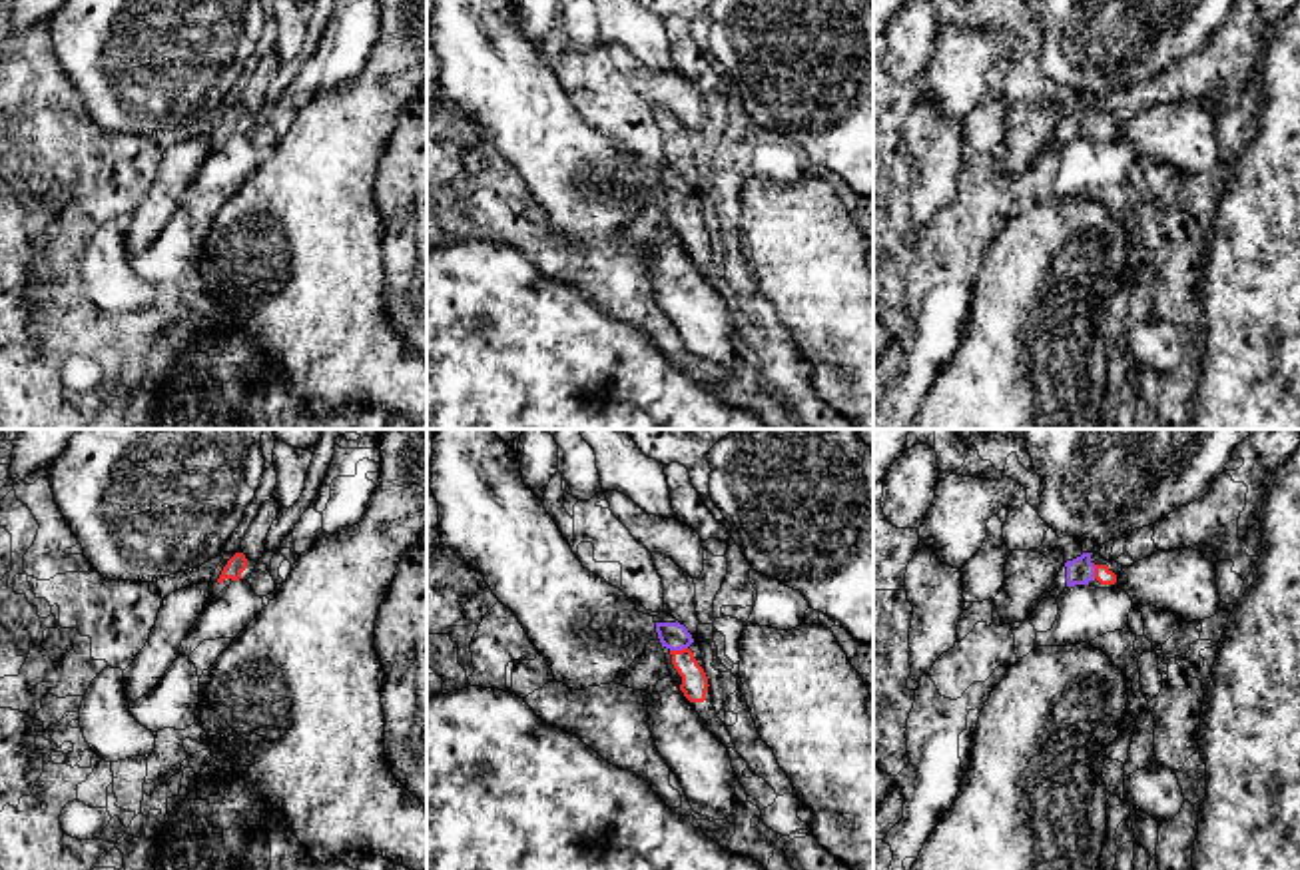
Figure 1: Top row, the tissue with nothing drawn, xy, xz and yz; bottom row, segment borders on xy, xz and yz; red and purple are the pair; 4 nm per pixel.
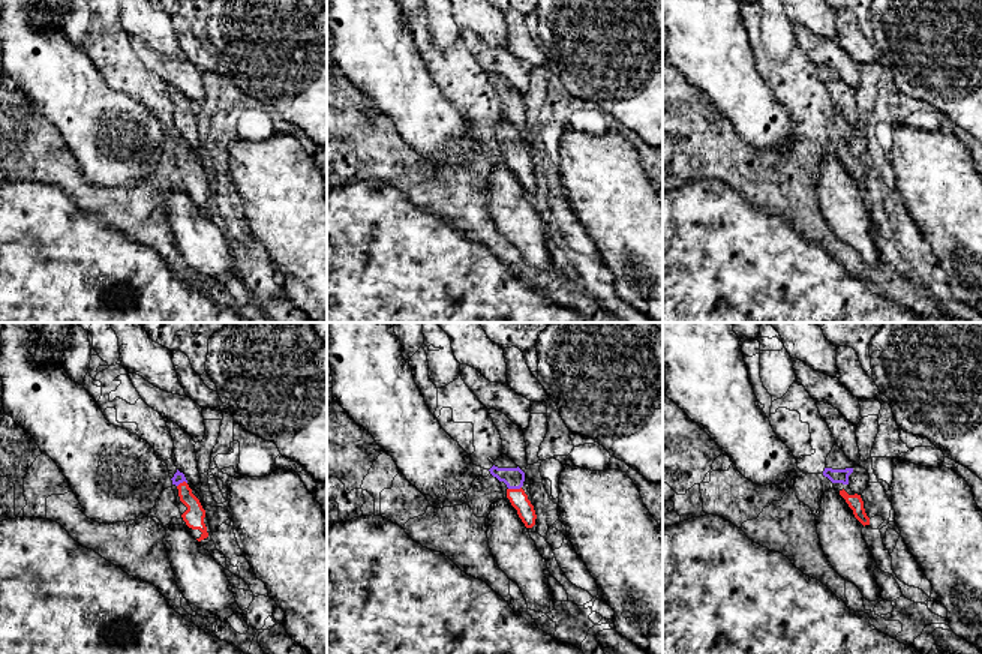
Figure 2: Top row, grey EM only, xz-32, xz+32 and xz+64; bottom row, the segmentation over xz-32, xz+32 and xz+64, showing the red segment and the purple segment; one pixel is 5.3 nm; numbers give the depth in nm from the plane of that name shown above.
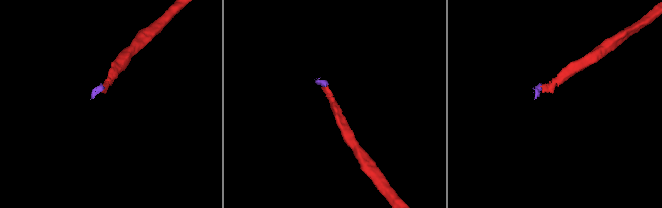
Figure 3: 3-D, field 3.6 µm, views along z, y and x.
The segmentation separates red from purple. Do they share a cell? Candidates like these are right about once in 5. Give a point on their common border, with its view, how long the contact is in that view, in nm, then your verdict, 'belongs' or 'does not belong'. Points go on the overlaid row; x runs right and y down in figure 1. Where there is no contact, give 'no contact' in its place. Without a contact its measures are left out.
xz (678, 651) | 70 nm | belongs

